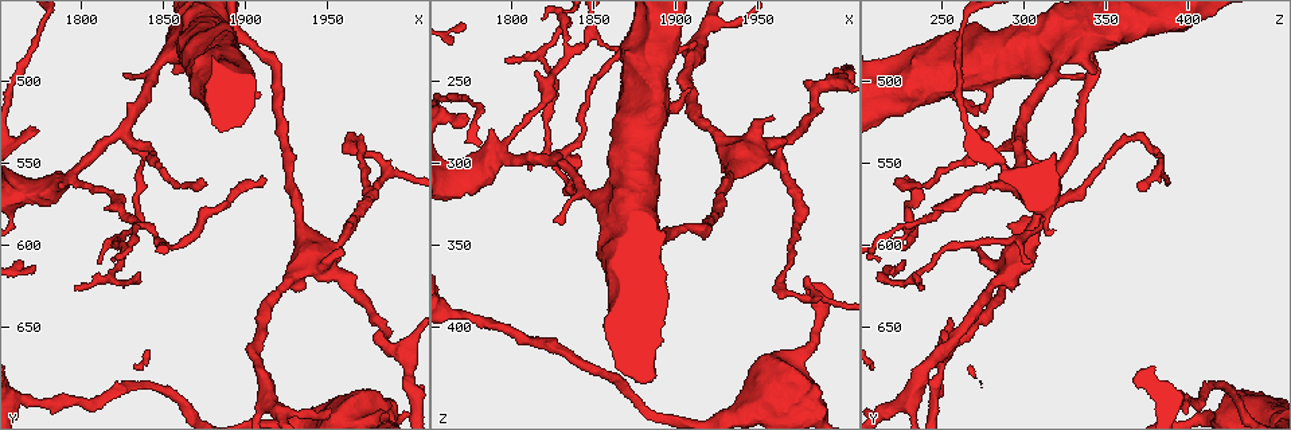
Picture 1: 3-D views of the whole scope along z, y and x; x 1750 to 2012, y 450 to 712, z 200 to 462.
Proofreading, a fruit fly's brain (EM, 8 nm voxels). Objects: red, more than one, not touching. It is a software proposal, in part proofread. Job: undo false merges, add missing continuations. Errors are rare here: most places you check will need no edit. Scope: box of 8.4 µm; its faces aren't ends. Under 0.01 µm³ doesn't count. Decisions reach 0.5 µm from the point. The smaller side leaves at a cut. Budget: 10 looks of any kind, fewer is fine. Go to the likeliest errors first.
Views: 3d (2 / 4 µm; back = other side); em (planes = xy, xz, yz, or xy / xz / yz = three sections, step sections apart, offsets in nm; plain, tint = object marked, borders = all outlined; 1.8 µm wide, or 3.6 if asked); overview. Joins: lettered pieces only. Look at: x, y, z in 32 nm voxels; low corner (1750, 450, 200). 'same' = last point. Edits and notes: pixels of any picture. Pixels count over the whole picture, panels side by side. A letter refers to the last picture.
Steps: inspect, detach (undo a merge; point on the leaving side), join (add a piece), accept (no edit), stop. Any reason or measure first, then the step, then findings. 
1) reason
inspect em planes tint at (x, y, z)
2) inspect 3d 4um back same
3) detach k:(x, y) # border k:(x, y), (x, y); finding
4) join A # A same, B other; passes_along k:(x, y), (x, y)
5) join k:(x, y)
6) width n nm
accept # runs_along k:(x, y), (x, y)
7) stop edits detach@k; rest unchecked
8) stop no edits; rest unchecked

branch stops here
inspect em yz step 8 tint at (1774, 528, 274)

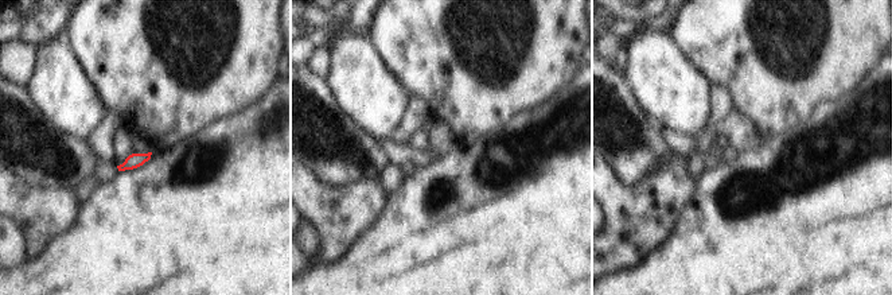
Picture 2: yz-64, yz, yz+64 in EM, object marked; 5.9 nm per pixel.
see the neighbours
inspect em yz step 8 borders same

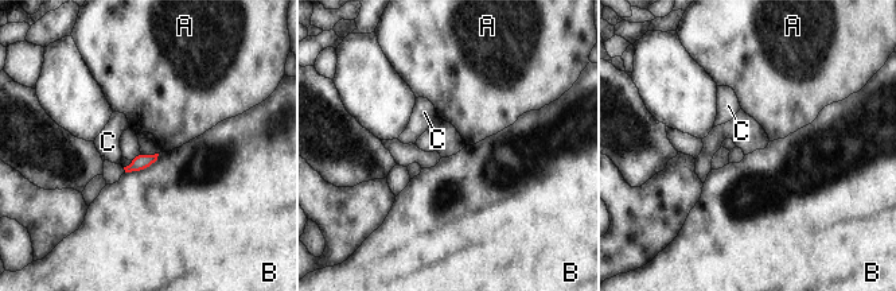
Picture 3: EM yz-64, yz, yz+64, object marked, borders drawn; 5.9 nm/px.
accept # A other, B other, C other; border 3:(159, 154), (144, 169), (125, 173); none of them fits

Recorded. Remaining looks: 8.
sharp bend
inspect 3d 2um at (1826, 532, 298)

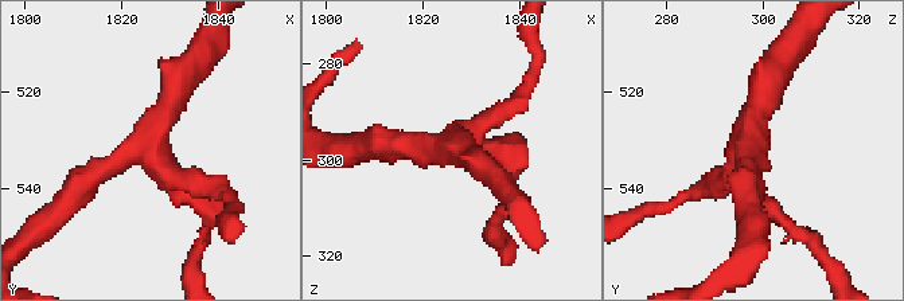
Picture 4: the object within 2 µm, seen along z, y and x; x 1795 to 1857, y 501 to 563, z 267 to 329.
arms 4; shape alone is not enough
inspect em yz step 4 tint at (1826, 532, 297)

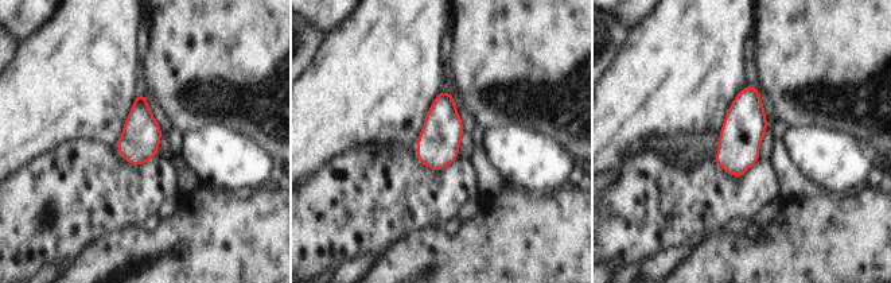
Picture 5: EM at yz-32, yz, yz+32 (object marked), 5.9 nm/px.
see the neighbours
inspect em yz step 4 borders same

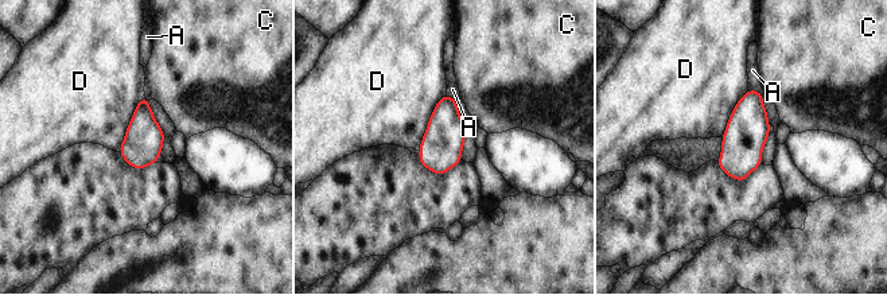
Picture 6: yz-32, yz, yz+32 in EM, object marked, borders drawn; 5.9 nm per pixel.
accept # A other, C other, D other; border 6:(446, 93), (434, 108), (417, 150); continuous, no second cell

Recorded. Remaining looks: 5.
an open end
inspect em planes borders at (1874, 560, 220)

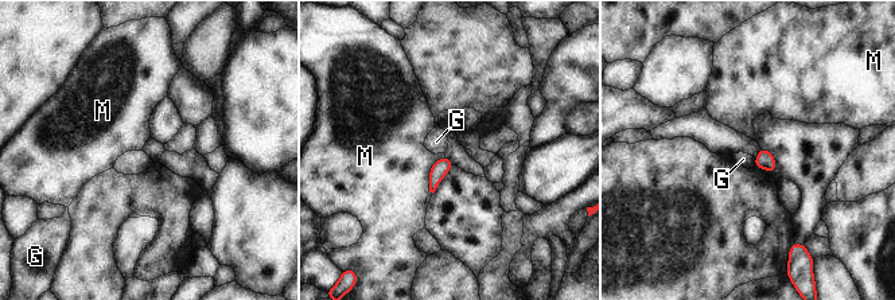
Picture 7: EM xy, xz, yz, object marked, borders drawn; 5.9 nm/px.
accept # G other, M other; border 7:(755, 158), (753, 166); no lettered piece goes on from it

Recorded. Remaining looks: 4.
inspect em yz step 16 plain at (1940, 602, 296)

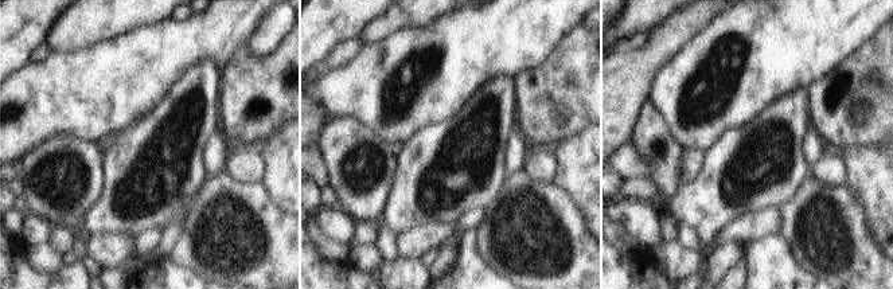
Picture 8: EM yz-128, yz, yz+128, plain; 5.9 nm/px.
inspect em yz step 16 borders same

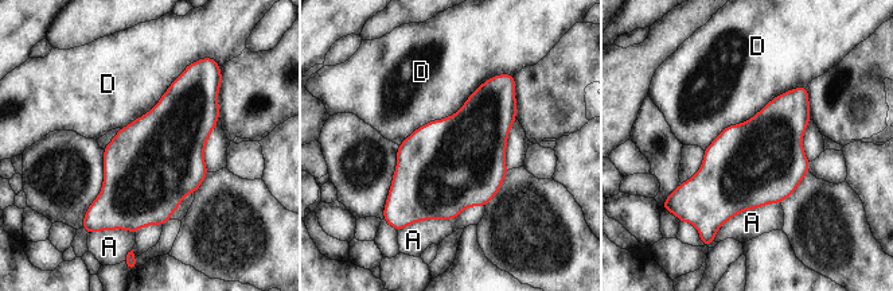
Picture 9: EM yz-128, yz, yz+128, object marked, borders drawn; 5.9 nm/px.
accept # A other, D other; border 9:(514, 73), (491, 76), (398, 146); one cell here

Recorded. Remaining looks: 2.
stop no edits; rest unchecked

